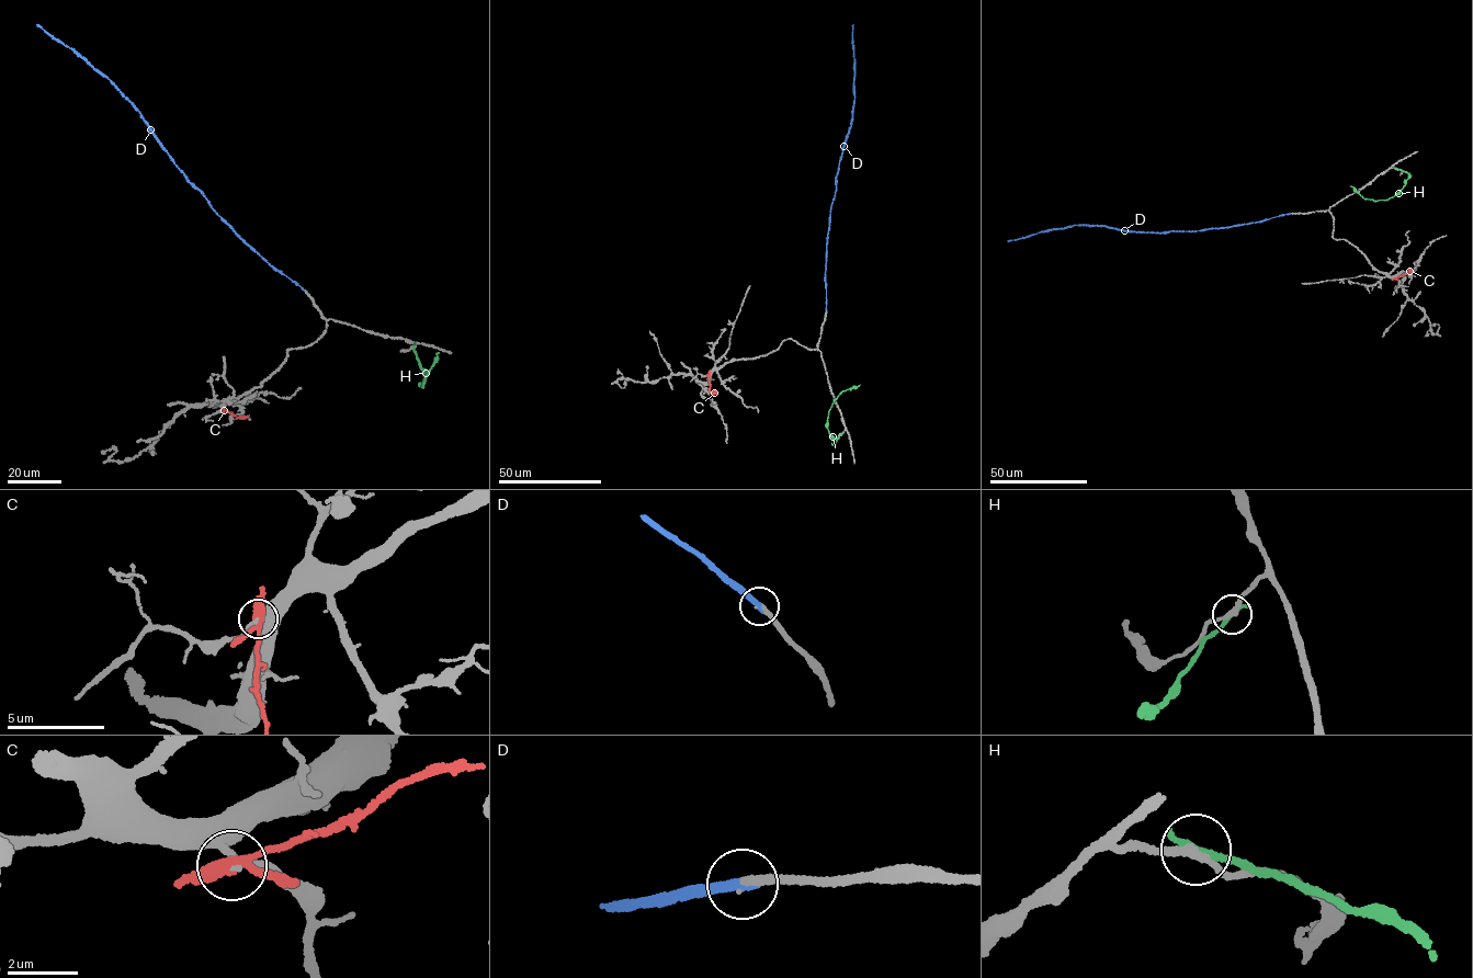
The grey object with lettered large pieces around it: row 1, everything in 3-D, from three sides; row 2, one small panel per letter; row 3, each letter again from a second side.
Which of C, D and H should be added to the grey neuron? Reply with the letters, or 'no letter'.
D

